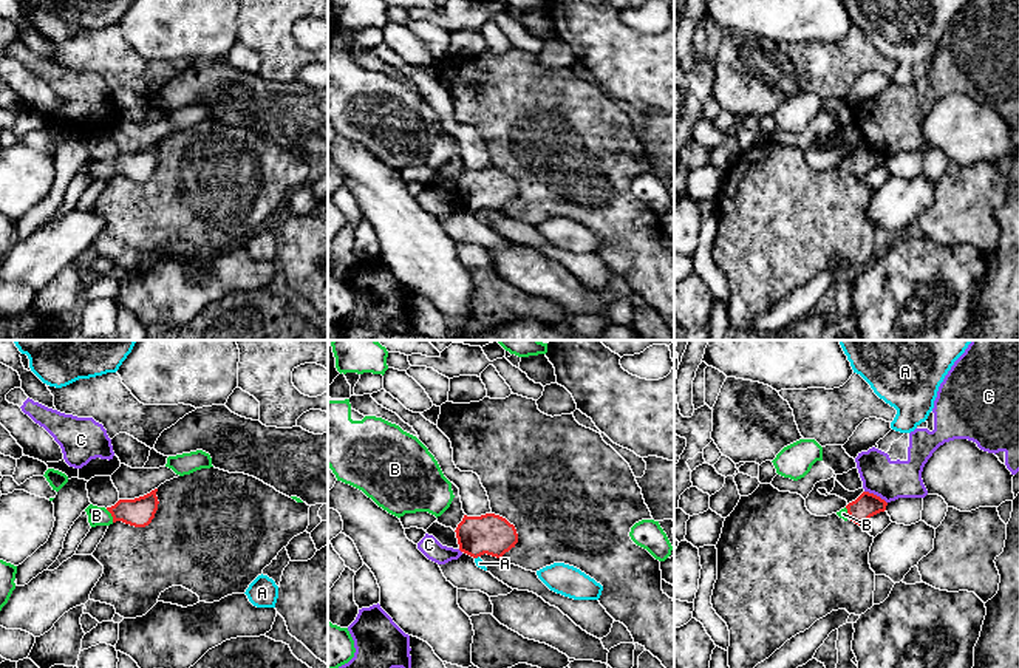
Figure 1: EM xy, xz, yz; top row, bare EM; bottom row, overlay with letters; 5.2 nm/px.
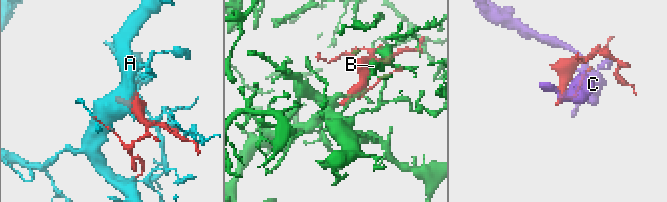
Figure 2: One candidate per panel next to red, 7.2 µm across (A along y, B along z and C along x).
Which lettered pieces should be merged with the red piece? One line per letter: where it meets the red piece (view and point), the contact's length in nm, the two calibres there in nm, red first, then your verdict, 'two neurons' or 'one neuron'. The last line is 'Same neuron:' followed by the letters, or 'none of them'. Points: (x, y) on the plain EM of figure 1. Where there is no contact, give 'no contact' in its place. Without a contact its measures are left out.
A: xz (477, 211) | 30 nm | 220/50 nm | two neurons
B: xy (112, 169) | 80 nm | 150/100 nm | one neuron
C: yz (875, 149) | 140 nm | 130/200 nm | two neurons
Same neuron: B

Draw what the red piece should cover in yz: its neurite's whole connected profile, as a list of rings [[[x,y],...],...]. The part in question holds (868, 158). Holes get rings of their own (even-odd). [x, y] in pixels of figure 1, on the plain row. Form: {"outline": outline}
{"outline": [[[863,145],[855,155],[849,156],[844,162],[837,165],[837,169],[844,175],[850,173],[860,179],[871,170],[884,165],[886,159],[888,156],[880,150]]]}

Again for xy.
{"outline": [[[158,142],[135,153],[119,153],[114,159],[107,162],[90,158],[85,162],[88,176],[91,181],[110,179],[116,175],[122,175],[135,181],[145,181],[152,176],[158,164],[159,155],[156,145]]]}

